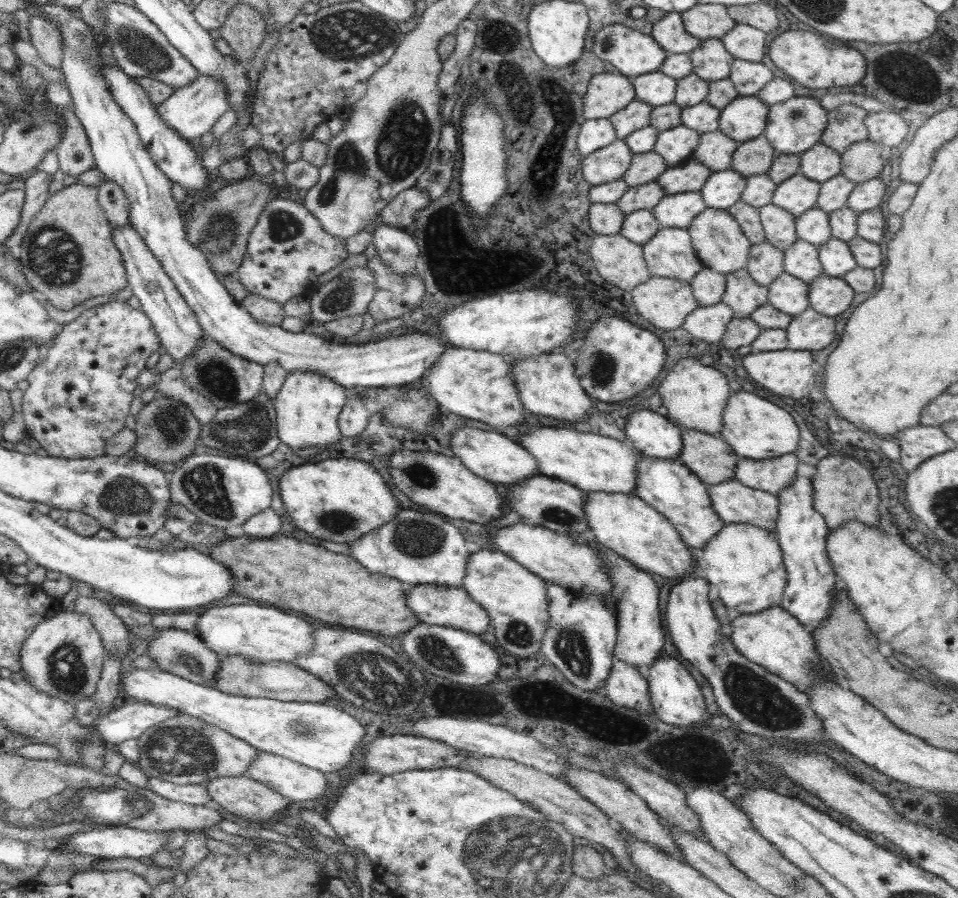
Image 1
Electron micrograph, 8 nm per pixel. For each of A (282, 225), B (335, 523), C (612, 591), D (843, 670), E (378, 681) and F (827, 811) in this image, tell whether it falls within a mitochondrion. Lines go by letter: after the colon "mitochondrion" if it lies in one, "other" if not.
A: mitochondrion
B: mitochondrion
C: other
D: other
E: mitochondrion
F: other

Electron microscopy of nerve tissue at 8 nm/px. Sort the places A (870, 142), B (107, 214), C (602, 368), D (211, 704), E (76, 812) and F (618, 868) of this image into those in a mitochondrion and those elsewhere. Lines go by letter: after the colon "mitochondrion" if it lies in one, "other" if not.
A: other
B: other
C: mitochondrion
D: other
E: mitochondrion
F: other

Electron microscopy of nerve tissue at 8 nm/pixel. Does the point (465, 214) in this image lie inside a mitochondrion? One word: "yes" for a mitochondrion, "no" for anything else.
no

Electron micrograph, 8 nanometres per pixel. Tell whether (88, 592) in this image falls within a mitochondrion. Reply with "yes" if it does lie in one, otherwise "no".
no

